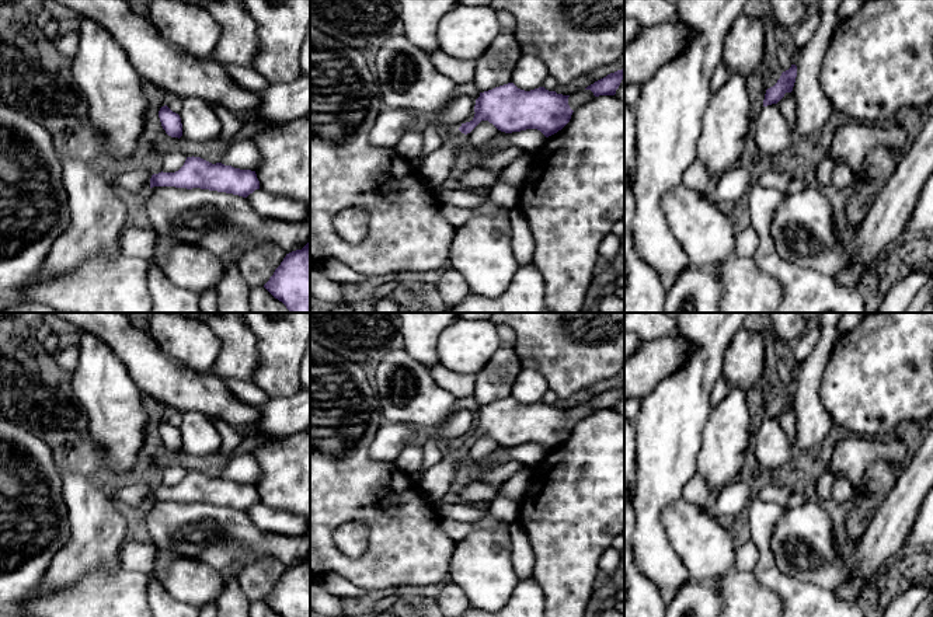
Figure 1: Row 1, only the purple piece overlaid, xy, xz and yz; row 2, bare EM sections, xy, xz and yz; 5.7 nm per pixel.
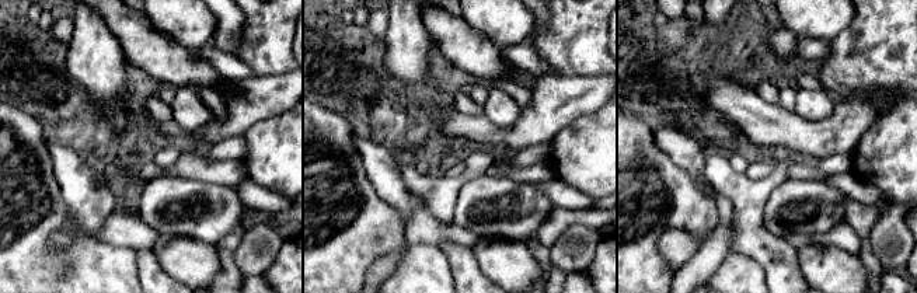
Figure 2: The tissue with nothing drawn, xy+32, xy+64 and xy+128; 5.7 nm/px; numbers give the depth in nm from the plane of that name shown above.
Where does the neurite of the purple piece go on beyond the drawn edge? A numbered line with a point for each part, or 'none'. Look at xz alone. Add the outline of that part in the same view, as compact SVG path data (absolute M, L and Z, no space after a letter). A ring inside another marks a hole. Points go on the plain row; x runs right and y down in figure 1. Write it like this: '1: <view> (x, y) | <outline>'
1: xz (434, 484) | M459 443L443 446L442 459L422 473L418 488L424 498L436 508L449 489L459 484L467 468L467 452Z

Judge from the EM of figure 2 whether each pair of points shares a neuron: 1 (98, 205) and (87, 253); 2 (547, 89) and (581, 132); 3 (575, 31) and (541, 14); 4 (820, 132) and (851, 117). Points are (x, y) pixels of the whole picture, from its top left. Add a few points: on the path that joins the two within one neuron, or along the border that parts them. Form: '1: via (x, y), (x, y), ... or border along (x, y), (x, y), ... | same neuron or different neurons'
1: border along (96, 239), (76, 237), (60, 250) | different neurons
2: border along (602, 107), (575, 118), (551, 139) | different neurons
3: border along (550, 14), (536, 28) | different neurons
4: via (827, 132), (836, 132), (844, 124) | same neuron

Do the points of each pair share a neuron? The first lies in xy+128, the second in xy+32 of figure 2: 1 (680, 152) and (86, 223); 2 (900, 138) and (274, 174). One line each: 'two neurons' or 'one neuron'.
1: one neuron
2: one neuron

